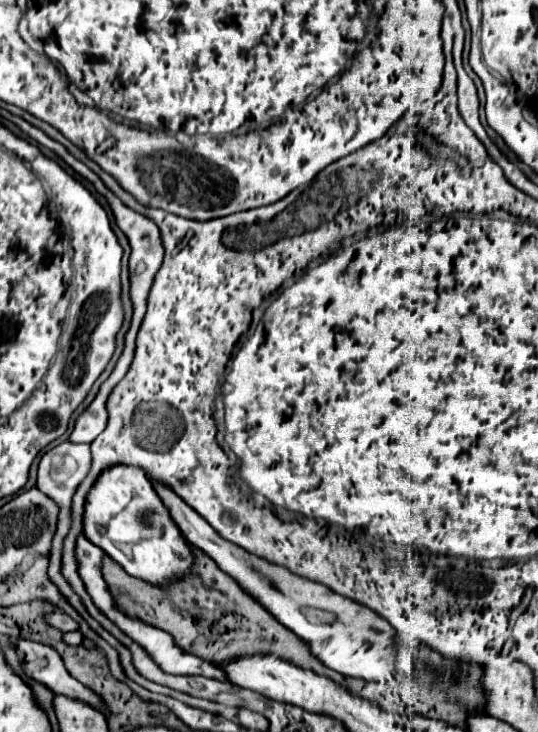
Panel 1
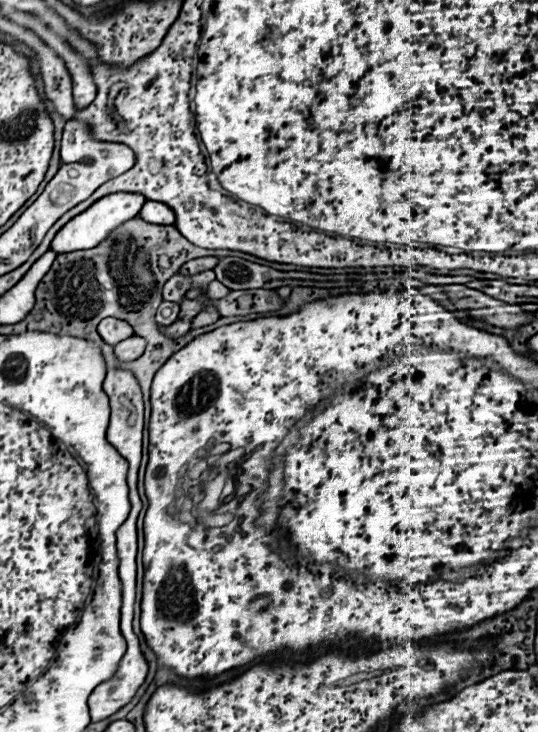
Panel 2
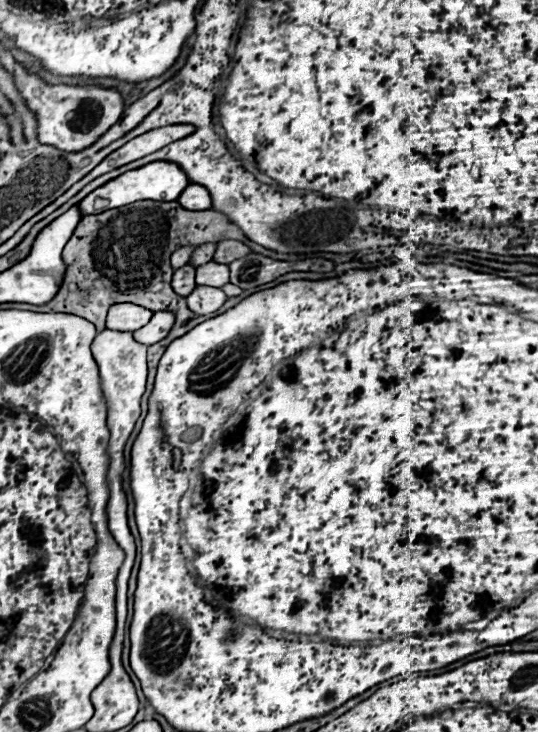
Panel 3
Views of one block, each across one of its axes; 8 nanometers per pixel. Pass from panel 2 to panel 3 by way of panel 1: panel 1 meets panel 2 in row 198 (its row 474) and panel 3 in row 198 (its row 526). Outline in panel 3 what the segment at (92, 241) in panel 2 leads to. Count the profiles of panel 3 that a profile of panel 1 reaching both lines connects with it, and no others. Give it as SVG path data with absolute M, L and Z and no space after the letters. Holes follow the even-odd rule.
M150 162L148 166L142 166L138 170L130 170L120 174L118 178L106 182L104 186L96 188L94 192L90 192L82 202L80 202L80 210L82 214L100 214L104 210L112 210L112 208L120 208L120 206L128 206L132 202L140 202L140 200L156 200L156 202L174 202L184 188L188 186L188 176L186 172L176 164L176 162Z

